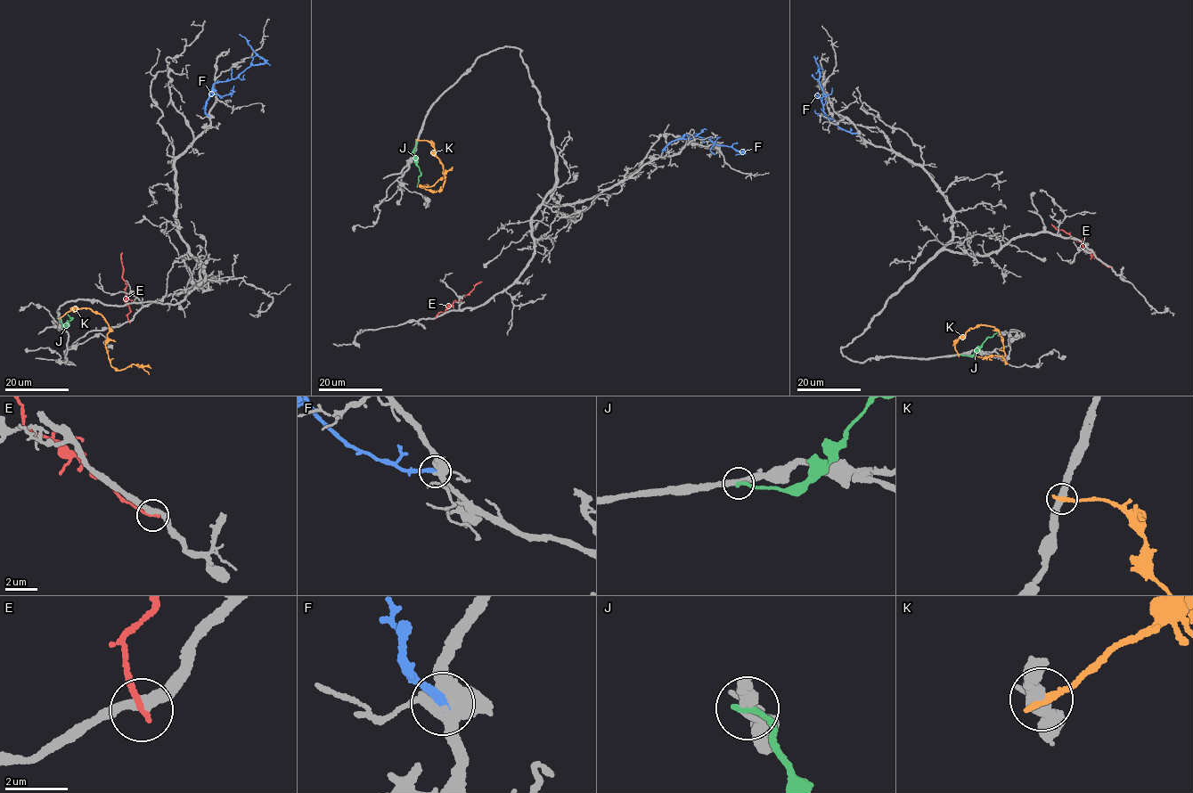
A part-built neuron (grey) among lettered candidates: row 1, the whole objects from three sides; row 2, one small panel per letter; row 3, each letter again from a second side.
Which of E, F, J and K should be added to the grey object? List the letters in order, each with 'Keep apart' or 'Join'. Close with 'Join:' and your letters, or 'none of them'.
E: Keep apart
F: Join
J: Keep apart
K: Keep apart
Join: F

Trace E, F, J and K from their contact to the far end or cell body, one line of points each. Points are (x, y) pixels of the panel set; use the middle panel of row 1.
E: (435, 316), (455, 300), (461, 300), (481, 282)
F: (662, 155), (665, 146), (686, 134), (708, 138), (739, 151)
J: (416, 142), (413, 155), (420, 173), (417, 187)
K: (417, 140), (430, 143), (445, 177), (443, 187), (437, 191), (421, 188), (419, 184), (430, 186), (452, 170)

